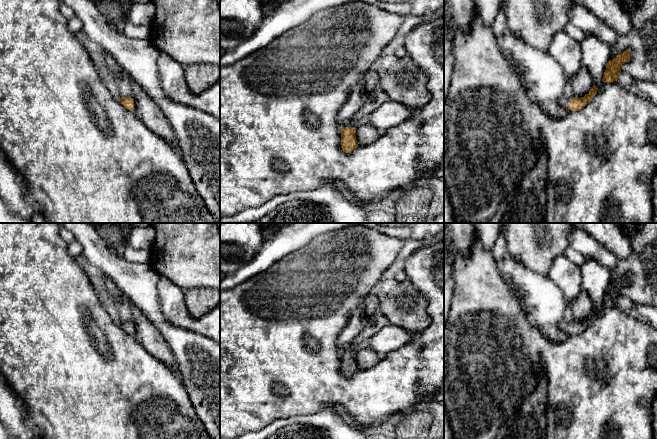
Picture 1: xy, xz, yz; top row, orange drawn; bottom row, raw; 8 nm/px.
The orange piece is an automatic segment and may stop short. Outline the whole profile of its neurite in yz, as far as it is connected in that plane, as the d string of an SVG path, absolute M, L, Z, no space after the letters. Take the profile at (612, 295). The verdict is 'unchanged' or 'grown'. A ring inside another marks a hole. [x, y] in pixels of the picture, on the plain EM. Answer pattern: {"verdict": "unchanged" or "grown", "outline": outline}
{"verdict": "unchanged", "outline": "M625 274L623 277L609 284L606 288L606 294L603 299L603 306L613 306L618 304L618 299L622 288L630 285L630 274Z"}

